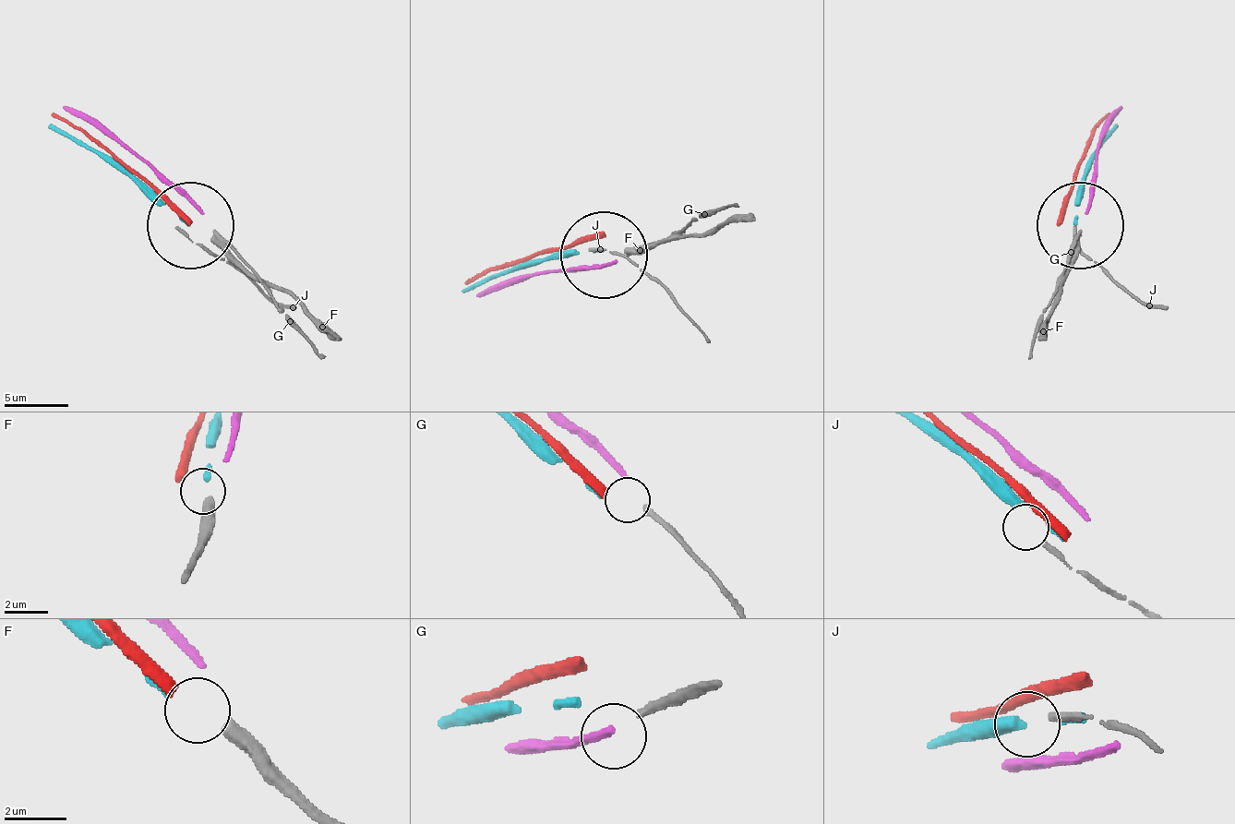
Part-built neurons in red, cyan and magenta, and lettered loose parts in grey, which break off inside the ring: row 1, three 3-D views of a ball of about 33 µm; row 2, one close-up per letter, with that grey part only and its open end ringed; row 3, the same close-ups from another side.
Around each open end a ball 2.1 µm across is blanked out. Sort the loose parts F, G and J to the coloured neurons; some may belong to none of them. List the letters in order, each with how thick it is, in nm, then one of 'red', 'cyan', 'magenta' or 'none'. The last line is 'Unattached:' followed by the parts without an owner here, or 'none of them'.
F: 440 nm thick; cyan
G: 260 nm thick; none
J: 240 nm thick; none
Unattached: G, J

